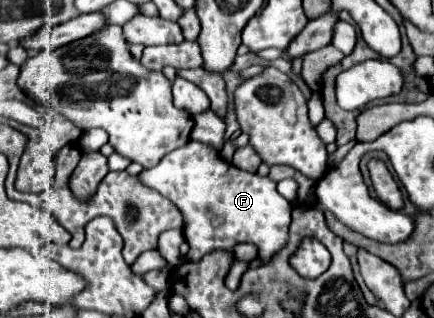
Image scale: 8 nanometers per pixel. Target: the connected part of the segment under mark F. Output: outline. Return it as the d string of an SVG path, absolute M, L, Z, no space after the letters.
M189 141L185 147L167 153L159 161L159 165L143 169L139 173L139 181L159 191L163 197L175 203L177 209L183 211L183 235L189 243L189 253L187 253L189 261L199 261L211 251L227 251L235 255L233 251L239 243L253 243L257 247L257 259L261 259L263 265L269 265L273 255L287 245L289 225L291 225L291 205L277 193L277 185L269 177L261 177L257 173L233 167L219 155L215 147L207 143Z

